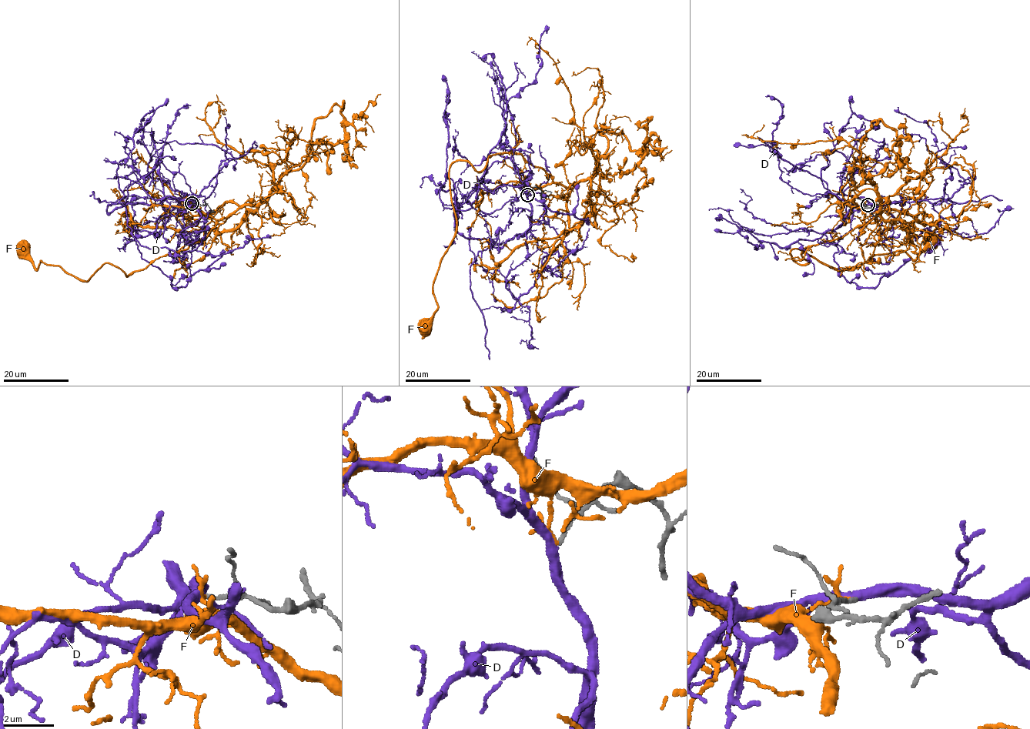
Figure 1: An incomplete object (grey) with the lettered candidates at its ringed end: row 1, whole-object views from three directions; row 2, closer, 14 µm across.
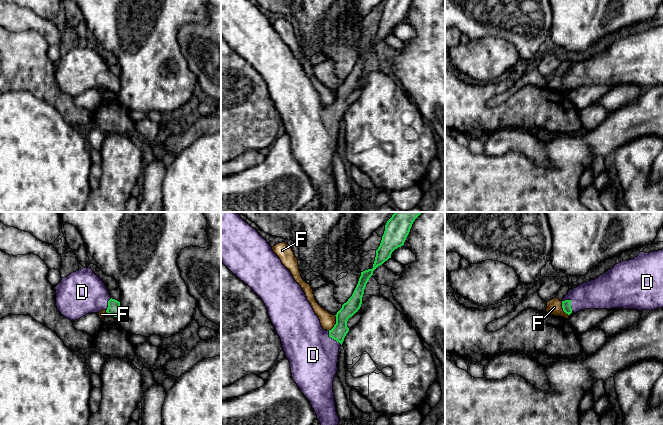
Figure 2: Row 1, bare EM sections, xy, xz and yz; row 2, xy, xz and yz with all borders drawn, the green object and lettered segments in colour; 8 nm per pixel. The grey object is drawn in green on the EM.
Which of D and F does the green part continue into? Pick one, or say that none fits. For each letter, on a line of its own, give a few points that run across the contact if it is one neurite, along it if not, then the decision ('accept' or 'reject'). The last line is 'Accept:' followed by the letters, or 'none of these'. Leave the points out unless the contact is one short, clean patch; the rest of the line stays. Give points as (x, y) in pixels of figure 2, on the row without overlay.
D: line yz (566, 81), (570, 78), (587, 71), (596, 70); accept
F: line xz (335, 91), (335, 100), (328, 106); reject
Accept: D

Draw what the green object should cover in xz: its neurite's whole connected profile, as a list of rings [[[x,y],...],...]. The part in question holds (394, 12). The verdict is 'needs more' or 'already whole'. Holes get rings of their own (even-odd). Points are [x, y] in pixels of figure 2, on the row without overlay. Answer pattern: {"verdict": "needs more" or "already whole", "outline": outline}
{"verdict": "needs more", "outline": [[[221,0],[221,38],[264,78],[290,138],[292,154],[316,188],[324,212],[334,212],[340,196],[335,183],[333,157],[338,146],[339,124],[349,107],[347,97],[360,85],[364,65],[373,47],[391,34],[395,25],[404,21],[411,3],[412,0],[385,1],[373,44],[361,48],[352,72],[335,91],[336,100],[327,107],[321,102],[301,62],[257,6],[249,0]]]}

